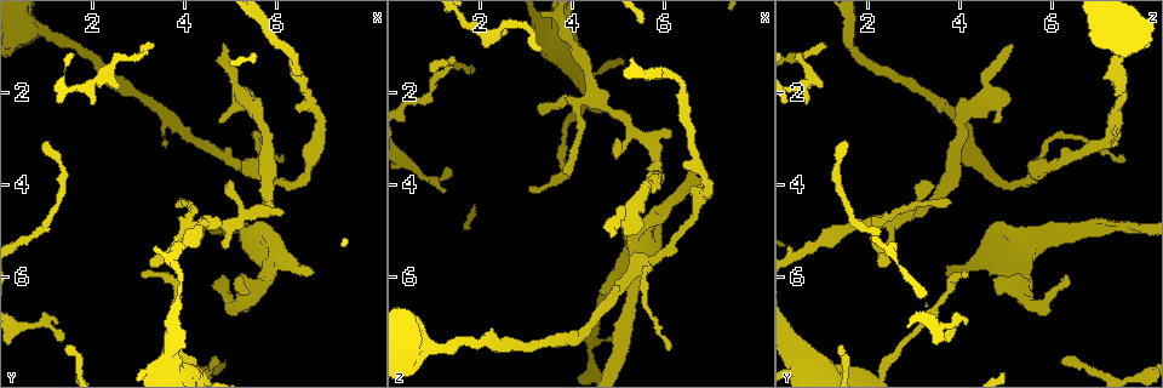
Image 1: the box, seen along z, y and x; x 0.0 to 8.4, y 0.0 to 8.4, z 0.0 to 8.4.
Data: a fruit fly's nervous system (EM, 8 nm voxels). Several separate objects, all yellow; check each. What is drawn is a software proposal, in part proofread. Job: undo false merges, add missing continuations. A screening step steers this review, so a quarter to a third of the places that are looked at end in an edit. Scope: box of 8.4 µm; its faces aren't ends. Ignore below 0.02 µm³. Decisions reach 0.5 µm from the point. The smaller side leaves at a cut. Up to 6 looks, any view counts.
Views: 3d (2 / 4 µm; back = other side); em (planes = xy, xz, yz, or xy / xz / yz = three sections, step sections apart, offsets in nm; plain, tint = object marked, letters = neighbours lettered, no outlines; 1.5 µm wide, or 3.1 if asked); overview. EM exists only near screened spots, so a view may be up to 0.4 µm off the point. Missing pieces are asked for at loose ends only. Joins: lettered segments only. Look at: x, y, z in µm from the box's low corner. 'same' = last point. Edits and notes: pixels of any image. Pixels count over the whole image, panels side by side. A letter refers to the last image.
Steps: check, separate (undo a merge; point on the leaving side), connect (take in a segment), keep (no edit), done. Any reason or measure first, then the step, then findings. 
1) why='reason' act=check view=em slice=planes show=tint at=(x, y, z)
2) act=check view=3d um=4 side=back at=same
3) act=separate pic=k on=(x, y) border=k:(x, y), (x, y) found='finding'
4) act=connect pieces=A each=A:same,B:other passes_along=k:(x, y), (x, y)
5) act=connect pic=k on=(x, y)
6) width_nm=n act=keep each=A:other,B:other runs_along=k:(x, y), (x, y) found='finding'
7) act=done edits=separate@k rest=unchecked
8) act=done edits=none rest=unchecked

why='an open end' act=check view=3d um=2 at=(6.60, 5.95, 3.75)

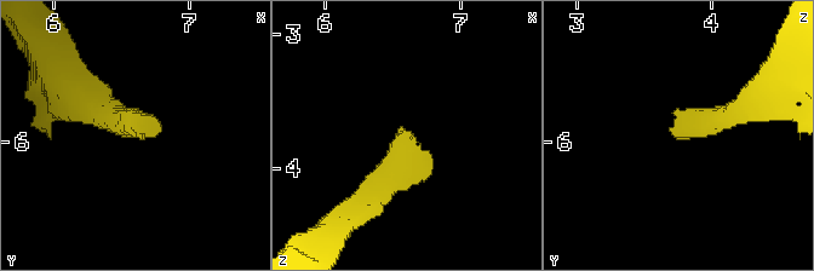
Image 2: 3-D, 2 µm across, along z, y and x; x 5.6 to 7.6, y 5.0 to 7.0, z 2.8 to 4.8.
act=check view=em slice=planes show=plain at=(6.60, 5.92, 3.72)

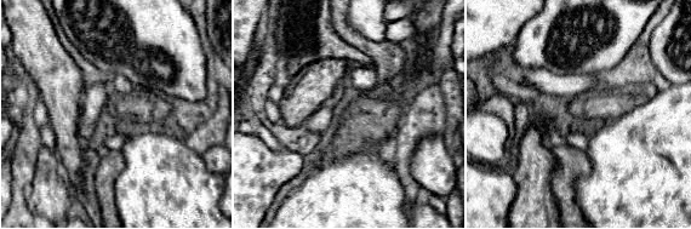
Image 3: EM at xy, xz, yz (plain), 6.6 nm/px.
why='what lies round it' act=check view=em slice=planes show=letters at=same

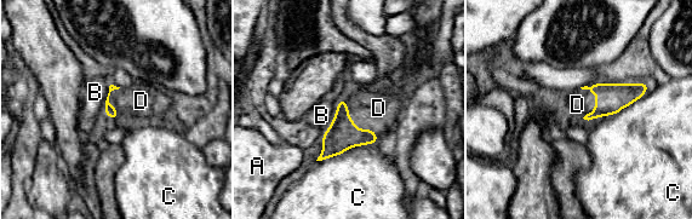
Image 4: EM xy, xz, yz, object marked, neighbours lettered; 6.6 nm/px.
longest_contact=C:480nm act=connect pieces=D each=A:other,B:other,C:other,D:same found='the cell continues'

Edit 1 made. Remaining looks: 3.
why='tapers out' act=check view=3d um=2 at=(6.05, 3.45, 7.55)

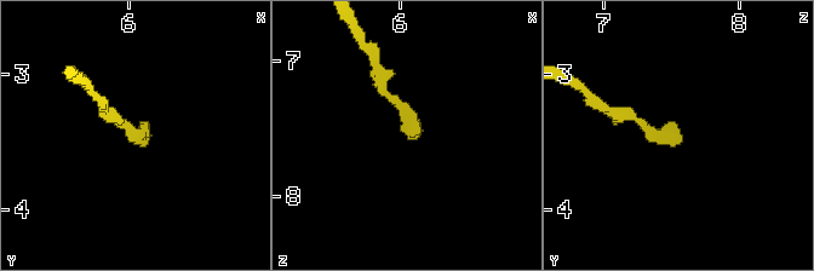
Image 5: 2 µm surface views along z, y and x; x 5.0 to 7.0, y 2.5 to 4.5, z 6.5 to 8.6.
act=check view=em slice=xy step=4 show=tint at=(6.06, 3.46, 7.54)

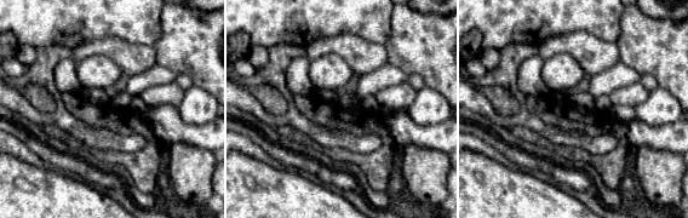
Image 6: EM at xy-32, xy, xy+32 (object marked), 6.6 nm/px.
act=check view=em slice=planes show=letters at=same

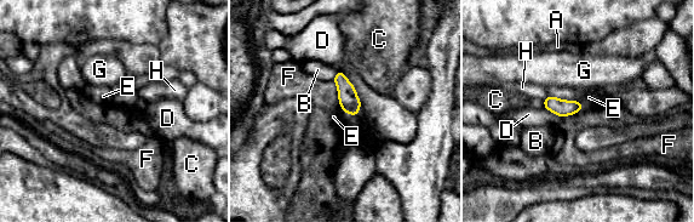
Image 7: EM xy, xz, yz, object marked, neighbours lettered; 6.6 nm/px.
act=keep each=A:other,B:other,C:other,D:other,E:other,F:other,G:other,H:other border=7:(550, 95), (577, 100), (584, 106) found='none of them fits'

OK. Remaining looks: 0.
act=done edits=connect@4 rest=unchecked

